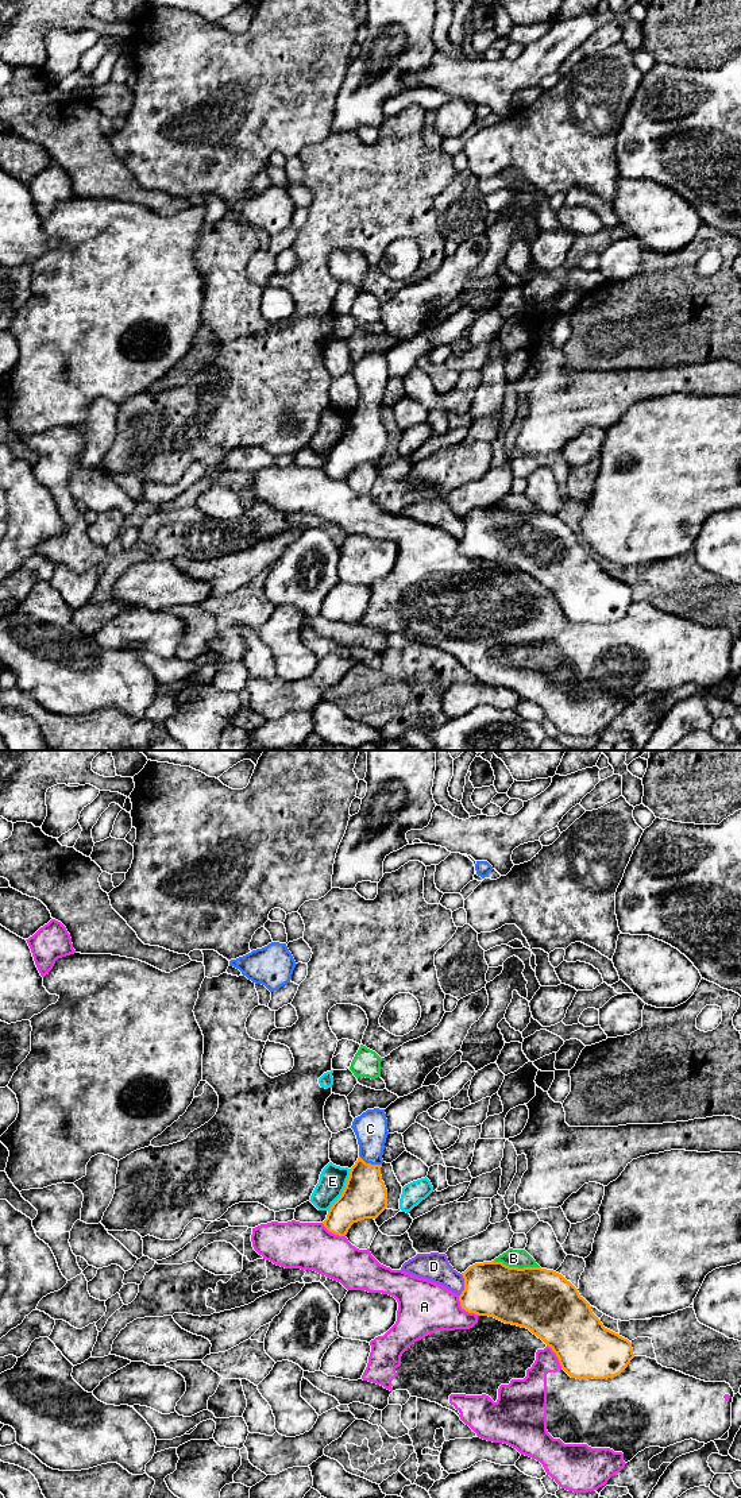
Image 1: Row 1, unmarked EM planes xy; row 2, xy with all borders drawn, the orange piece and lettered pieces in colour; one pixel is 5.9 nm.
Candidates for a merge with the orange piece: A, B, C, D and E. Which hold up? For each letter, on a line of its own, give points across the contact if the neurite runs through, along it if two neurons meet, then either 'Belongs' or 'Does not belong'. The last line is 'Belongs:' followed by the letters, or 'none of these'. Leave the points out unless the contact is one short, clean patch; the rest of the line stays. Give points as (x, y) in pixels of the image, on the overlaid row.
A: Does not belong
B: Does not belong
C: Path across: xy (365, 1196), (365, 1174), (370, 1163), (370, 1128). Belongs
D: Does not belong
E: Does not belong
Belongs: C

